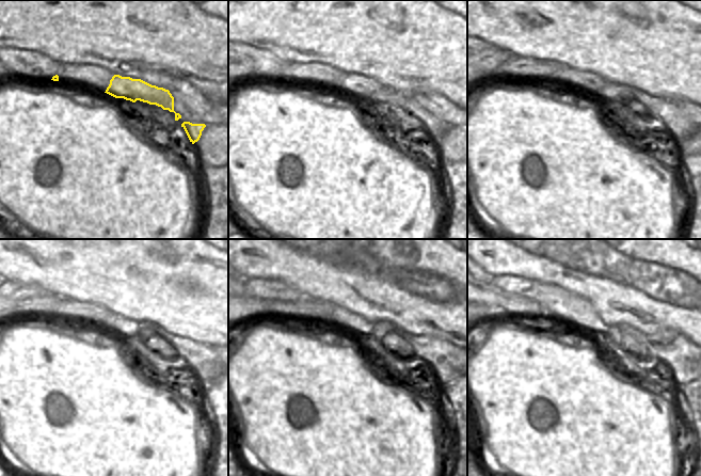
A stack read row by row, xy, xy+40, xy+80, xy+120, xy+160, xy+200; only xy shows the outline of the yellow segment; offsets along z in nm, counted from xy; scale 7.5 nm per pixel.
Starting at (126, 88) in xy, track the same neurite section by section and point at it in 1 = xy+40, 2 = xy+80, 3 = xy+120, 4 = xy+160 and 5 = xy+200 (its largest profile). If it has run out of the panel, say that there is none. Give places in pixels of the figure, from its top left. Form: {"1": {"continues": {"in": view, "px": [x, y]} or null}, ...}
{"1": {"continues": {"in": "xy+40", "px": [357, 85]}}, "2": {"continues": {"in": "xy+80", "px": [519, 67]}}, "3": {"continues": {"in": "xy+120", "px": [51, 305]}}, "4": {"continues": {"in": "xy+160", "px": [319, 311]}}, "5": {"continues": {"in": "xy+200", "px": [489, 295]}}}

